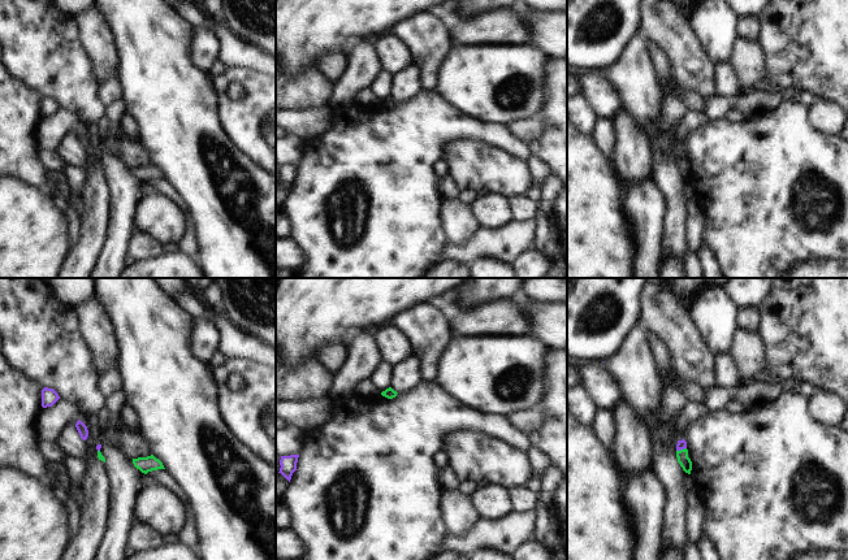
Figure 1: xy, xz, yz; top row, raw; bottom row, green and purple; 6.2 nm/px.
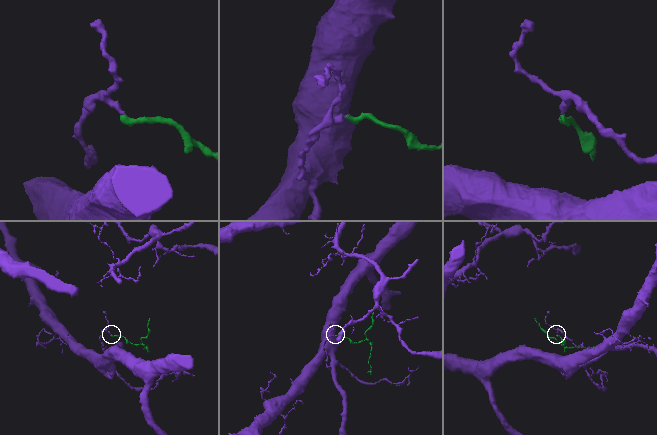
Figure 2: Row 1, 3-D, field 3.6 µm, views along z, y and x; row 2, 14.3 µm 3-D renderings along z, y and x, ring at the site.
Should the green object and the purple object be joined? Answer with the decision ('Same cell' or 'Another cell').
Another cell.

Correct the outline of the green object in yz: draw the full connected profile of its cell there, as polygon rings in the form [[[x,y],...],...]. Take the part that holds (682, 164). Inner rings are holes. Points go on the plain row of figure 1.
[[[684,157],[684,159],[676,160],[676,166],[678,166],[678,172],[680,173],[680,175],[683,177],[683,179],[685,182],[691,183],[692,170],[688,166],[688,159]]]

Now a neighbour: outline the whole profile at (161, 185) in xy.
[[[157,178],[157,179],[152,179],[148,181],[146,183],[152,191],[157,192],[157,194],[164,194],[172,199],[174,199],[176,201],[178,201],[187,212],[189,205],[187,201],[185,199],[185,196],[179,192],[178,188],[176,188],[166,178]]]

